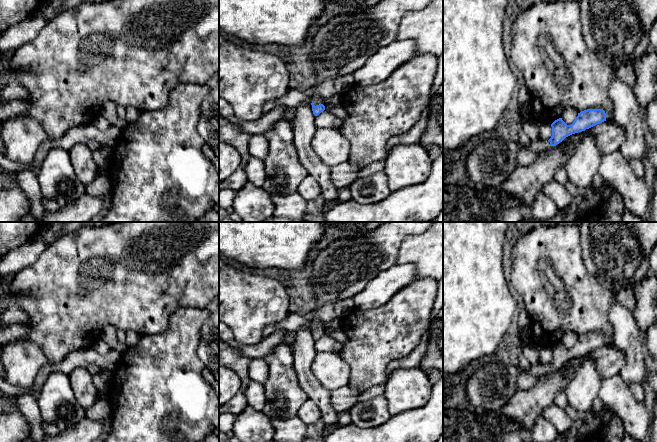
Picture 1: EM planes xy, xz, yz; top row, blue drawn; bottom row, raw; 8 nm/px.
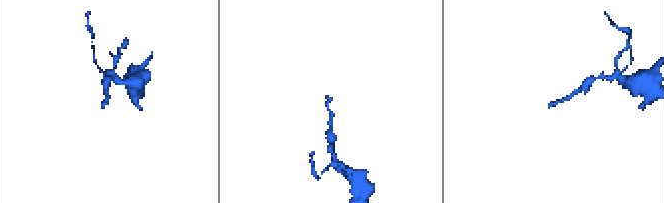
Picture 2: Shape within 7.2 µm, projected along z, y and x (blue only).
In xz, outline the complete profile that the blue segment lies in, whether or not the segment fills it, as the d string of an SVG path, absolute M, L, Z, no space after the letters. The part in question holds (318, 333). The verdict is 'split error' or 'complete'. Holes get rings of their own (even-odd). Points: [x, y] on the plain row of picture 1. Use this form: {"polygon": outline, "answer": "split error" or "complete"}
{"polygon": "M385 222L373 231L357 237L339 238L319 251L308 268L309 283L316 297L317 306L309 315L312 335L315 340L325 334L323 322L317 313L327 303L353 298L379 273L396 264L399 247L406 236L425 232L433 222Z", "answer": "split error"}

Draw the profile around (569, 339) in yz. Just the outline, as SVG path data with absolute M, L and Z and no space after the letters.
M569 331L563 336L561 342L567 349L571 349L577 340L577 334L575 332Z

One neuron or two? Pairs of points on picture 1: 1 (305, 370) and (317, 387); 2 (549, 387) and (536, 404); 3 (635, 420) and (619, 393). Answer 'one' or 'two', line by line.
1: one
2: one
3: one

